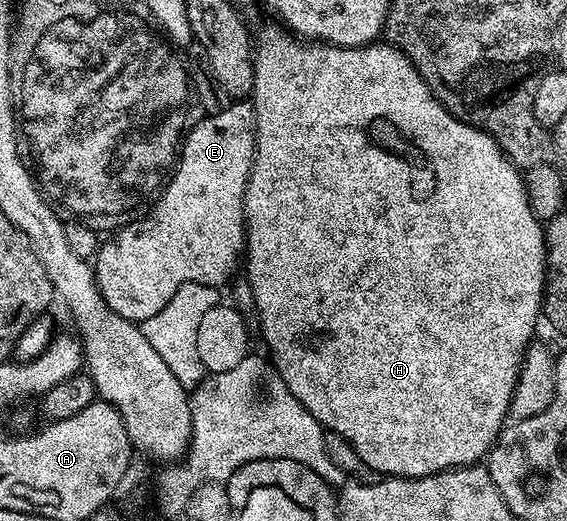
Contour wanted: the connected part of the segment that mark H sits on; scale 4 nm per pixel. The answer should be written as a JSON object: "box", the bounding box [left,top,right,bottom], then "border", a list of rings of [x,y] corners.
{"box":[244,26,548,479],"border":[[[283,26],[268,27],[260,35],[254,47],[253,89],[250,92],[250,102],[256,113],[256,159],[252,163],[252,172],[248,178],[248,188],[244,194],[244,225],[246,228],[246,267],[248,263],[248,278],[246,283],[252,289],[254,311],[260,314],[260,331],[264,334],[264,343],[272,354],[271,366],[275,374],[286,381],[288,392],[324,427],[325,432],[338,433],[358,453],[361,464],[369,467],[380,477],[395,477],[397,479],[421,479],[427,475],[437,475],[442,469],[471,467],[474,461],[480,461],[496,446],[496,438],[506,426],[509,418],[508,410],[514,393],[514,385],[518,381],[520,366],[524,360],[524,350],[533,342],[536,322],[541,322],[544,305],[544,285],[548,270],[548,245],[544,242],[545,224],[532,211],[528,194],[524,188],[524,176],[521,168],[515,167],[504,150],[496,144],[492,135],[471,127],[456,119],[434,97],[434,93],[426,85],[418,69],[404,54],[387,41],[367,43],[365,47],[336,47],[332,43],[319,41],[298,41],[297,36]]]}

